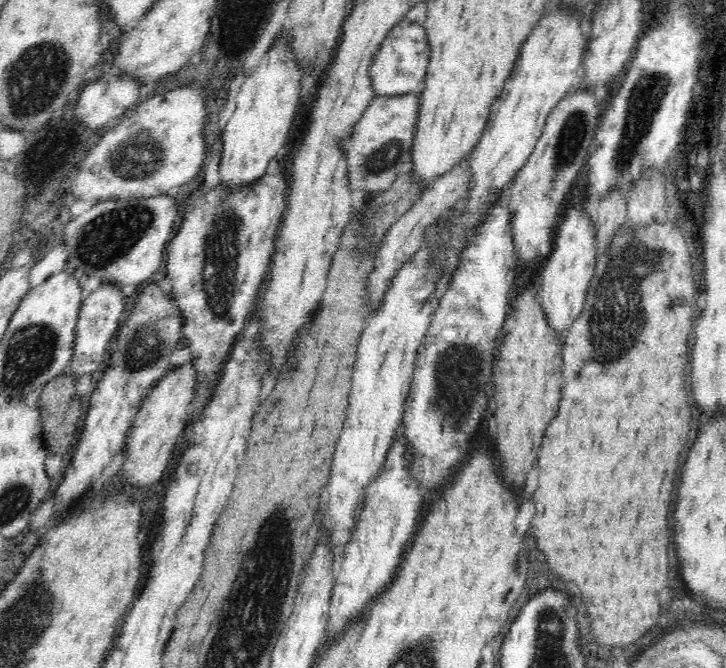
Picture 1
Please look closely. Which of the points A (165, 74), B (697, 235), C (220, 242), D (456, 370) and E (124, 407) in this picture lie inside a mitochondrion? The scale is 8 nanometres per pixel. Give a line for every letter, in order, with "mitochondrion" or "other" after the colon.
A: other
B: other
C: mitochondrion
D: mitochondrion
E: other

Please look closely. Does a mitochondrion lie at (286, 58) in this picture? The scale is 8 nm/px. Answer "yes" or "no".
yes

